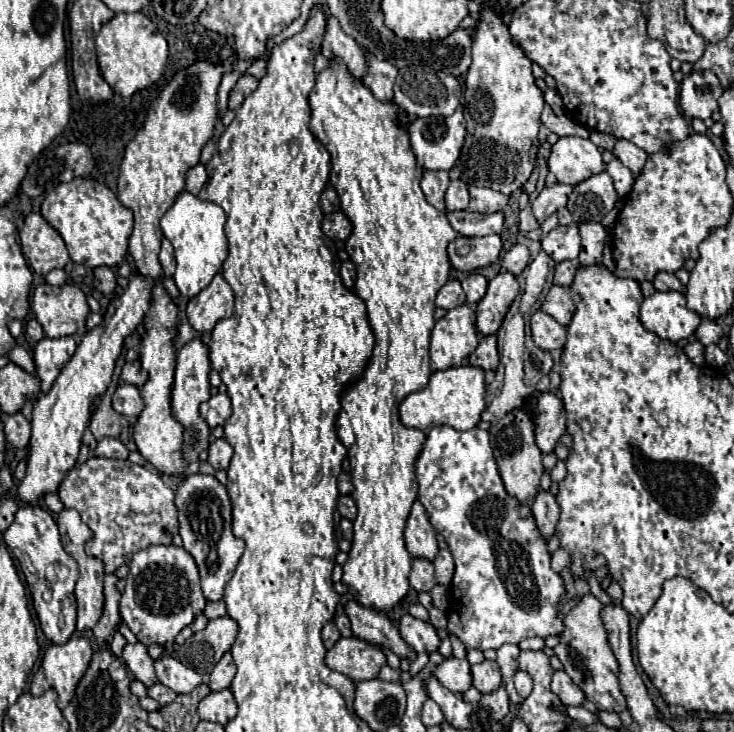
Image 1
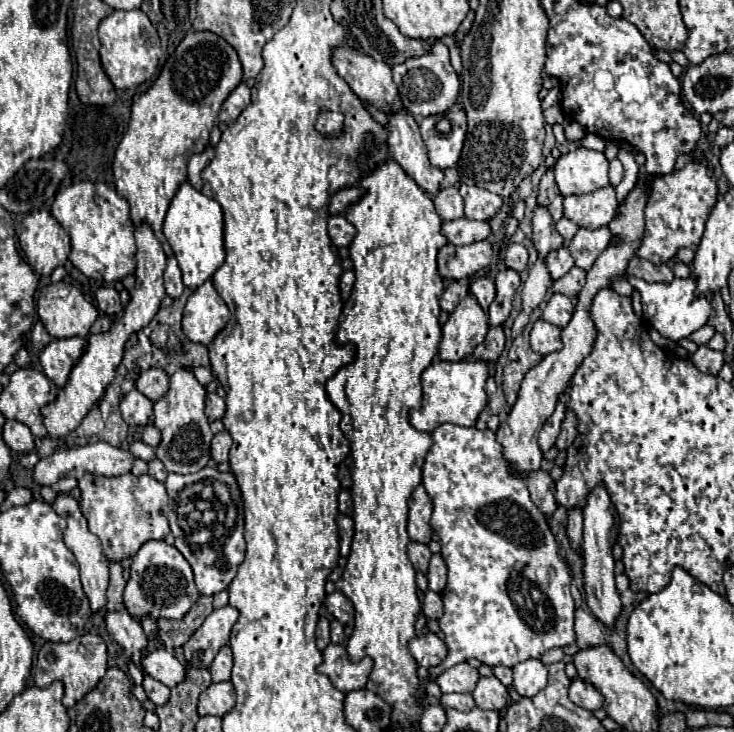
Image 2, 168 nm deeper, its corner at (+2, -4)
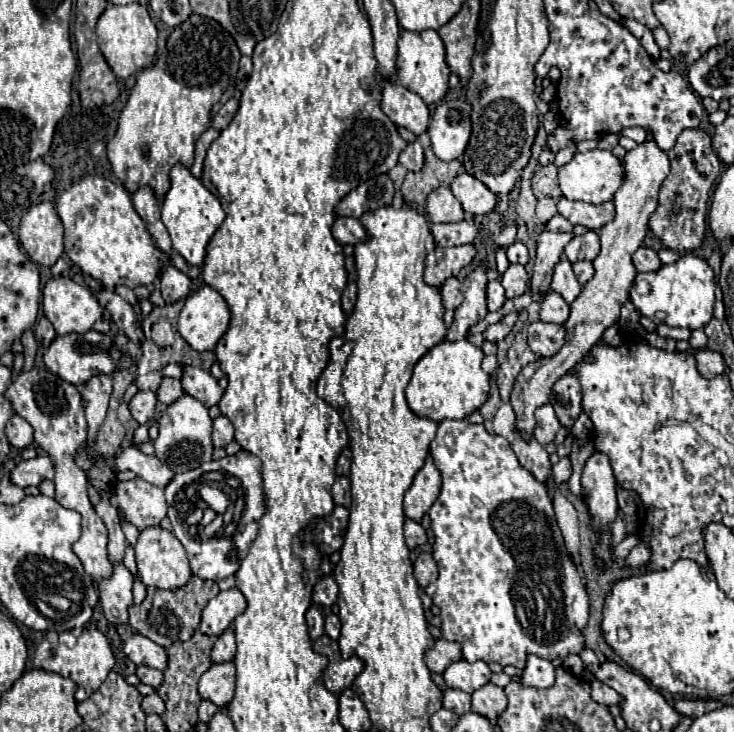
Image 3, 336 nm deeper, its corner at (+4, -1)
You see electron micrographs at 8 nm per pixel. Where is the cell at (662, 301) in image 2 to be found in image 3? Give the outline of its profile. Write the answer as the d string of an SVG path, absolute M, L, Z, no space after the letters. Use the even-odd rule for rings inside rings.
M687 254L671 266L661 266L657 272L637 274L629 296L631 302L641 310L641 314L651 318L655 324L697 330L703 328L713 318L715 304L713 270L703 258Z

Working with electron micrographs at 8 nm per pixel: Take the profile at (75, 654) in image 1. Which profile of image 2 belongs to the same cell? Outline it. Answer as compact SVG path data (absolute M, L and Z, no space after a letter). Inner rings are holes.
M85 633L81 637L75 637L69 643L53 643L47 641L37 655L37 665L35 665L35 685L37 687L49 687L53 681L63 681L65 685L65 697L63 705L73 707L79 699L83 699L95 685L101 681L101 677L107 671L107 647L105 641L99 635Z

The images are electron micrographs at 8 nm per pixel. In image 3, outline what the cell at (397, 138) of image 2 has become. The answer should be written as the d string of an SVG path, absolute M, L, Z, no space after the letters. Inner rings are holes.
M419 140L409 142L405 150L399 154L399 164L403 164L409 172L421 172L425 168L425 150Z

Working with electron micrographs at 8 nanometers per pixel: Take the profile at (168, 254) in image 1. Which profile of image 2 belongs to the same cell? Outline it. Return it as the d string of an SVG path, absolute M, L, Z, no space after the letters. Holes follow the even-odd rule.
M169 257L167 259L167 269L165 269L165 291L167 291L169 297L177 299L183 293L183 289L185 289L185 285L183 285L183 279L181 279L177 259Z

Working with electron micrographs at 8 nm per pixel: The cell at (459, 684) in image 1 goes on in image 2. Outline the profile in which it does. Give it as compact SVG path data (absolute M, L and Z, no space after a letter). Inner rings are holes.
M459 663L439 675L437 683L443 693L471 693L479 681L479 671L469 663Z

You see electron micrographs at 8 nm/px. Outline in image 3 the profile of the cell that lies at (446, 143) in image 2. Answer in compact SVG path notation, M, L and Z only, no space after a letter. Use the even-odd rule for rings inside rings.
M445 100L437 106L435 114L431 116L427 136L431 138L431 148L433 154L441 160L455 160L465 152L465 146L471 136L471 106L469 102L461 100Z

